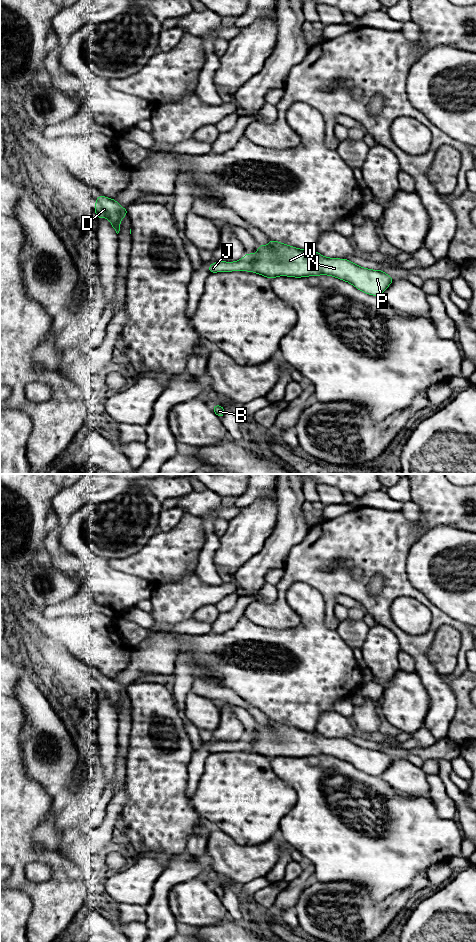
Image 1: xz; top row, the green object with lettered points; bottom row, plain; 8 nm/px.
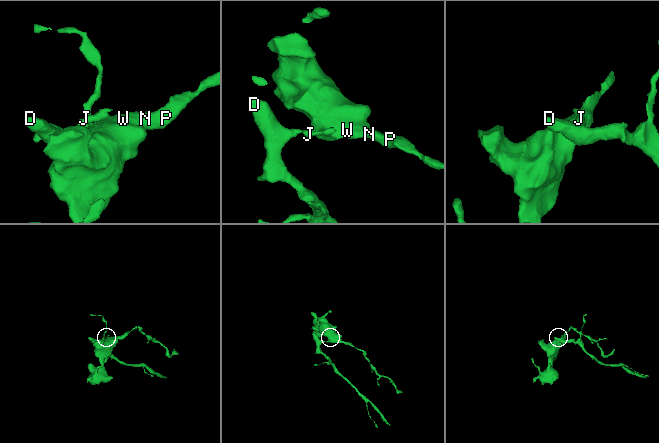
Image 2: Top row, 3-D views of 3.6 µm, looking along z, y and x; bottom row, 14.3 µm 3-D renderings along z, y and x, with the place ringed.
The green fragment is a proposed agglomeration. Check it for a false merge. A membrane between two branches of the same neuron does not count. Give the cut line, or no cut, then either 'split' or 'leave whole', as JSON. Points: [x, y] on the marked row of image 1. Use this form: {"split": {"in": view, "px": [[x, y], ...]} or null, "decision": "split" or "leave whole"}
{"split": {"in": "xz", "px": [[243, 258], [251, 264], [251, 270]]}, "decision": "split"}

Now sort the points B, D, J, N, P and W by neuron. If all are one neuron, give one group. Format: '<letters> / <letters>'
B D J / N P W

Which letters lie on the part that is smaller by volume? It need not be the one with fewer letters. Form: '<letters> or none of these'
B, D, J

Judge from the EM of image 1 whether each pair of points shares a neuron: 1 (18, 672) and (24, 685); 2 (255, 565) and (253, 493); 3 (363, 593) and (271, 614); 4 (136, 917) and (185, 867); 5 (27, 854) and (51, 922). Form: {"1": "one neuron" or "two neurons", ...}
{"1": "two neurons", "2": "two neurons", "3": "one neuron", "4": "two neurons", "5": "one neuron"}

